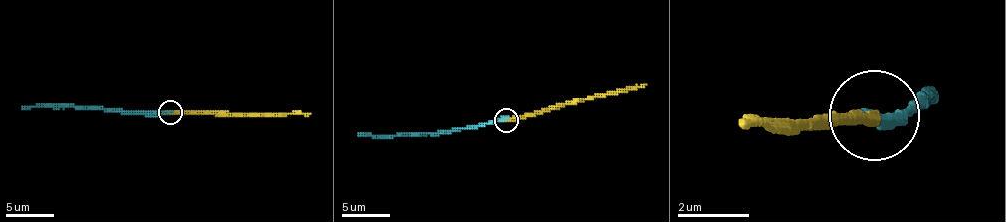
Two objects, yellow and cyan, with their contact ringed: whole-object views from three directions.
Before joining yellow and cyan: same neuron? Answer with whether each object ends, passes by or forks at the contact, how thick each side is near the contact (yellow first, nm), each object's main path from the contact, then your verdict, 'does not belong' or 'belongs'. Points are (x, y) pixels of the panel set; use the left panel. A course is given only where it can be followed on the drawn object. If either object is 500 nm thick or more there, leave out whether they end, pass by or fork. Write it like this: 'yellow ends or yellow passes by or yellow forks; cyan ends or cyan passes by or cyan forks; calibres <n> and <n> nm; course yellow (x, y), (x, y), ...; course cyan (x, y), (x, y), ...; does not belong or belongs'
yellow ends; cyan ends; calibres 380 and 280 nm; course yellow (170, 111), (310, 114); course cyan (170, 111), (116, 111), (100, 106), (22, 109); does not belong

